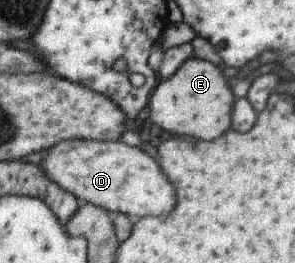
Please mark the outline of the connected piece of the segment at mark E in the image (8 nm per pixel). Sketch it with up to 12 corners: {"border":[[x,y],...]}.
{"border":[[187,59],[155,87],[145,116],[213,140],[236,99],[223,67]]}

